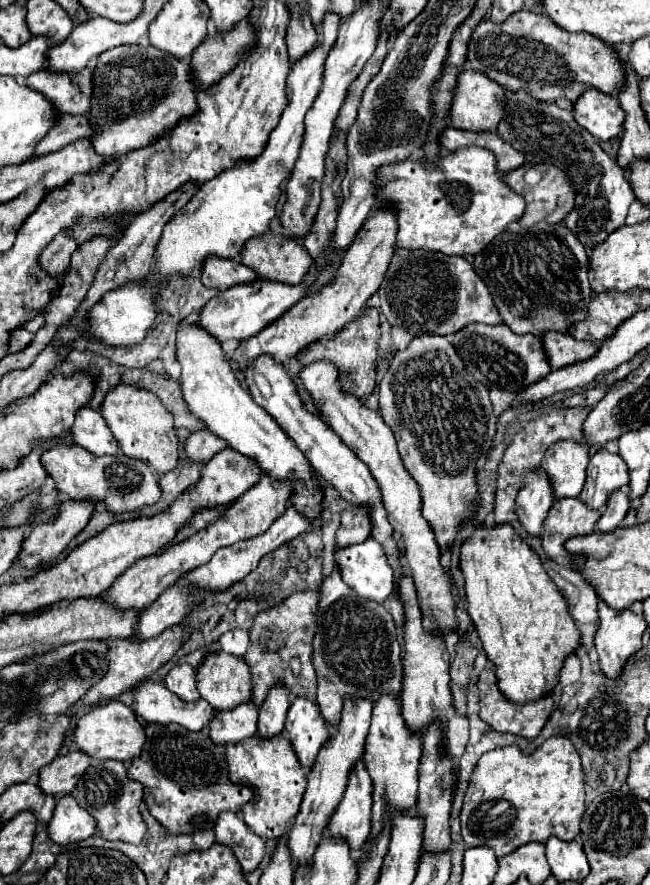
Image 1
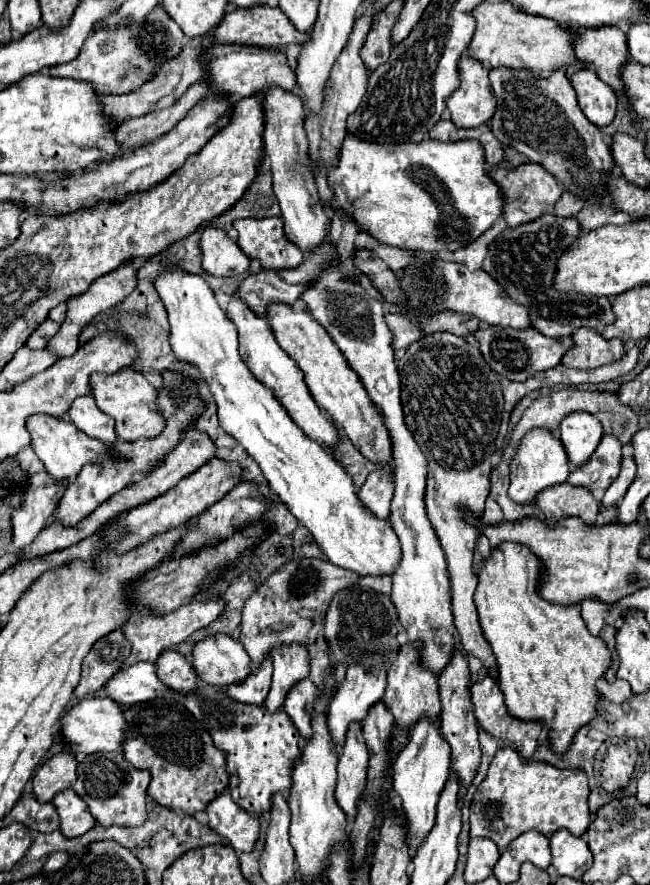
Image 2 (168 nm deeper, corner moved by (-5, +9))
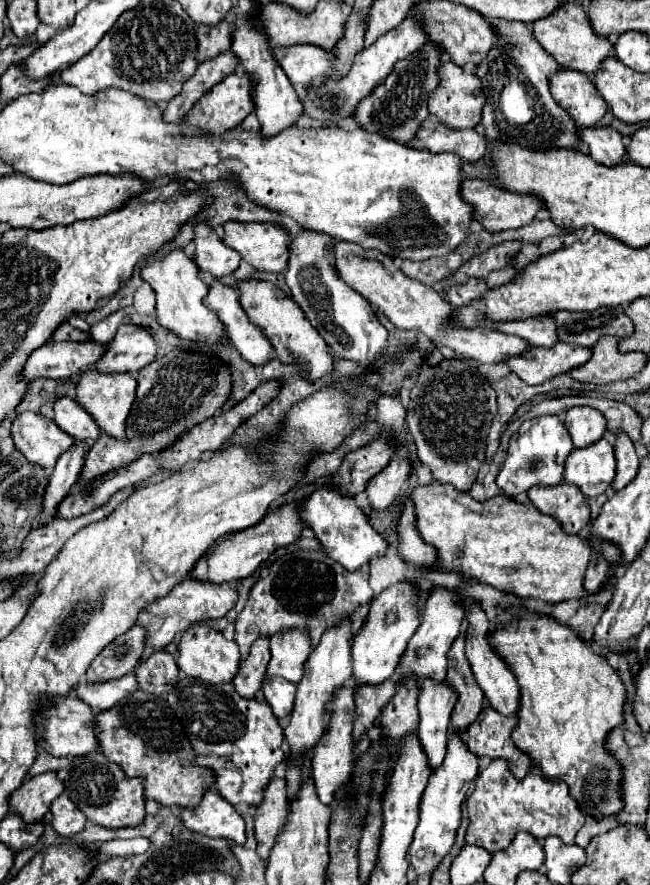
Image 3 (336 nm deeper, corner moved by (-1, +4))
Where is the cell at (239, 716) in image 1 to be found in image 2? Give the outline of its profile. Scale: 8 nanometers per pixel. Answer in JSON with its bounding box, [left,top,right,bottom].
[225,658,271,706]

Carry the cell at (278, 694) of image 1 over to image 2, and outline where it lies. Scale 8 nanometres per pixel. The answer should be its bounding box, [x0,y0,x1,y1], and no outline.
[265,644,309,712]

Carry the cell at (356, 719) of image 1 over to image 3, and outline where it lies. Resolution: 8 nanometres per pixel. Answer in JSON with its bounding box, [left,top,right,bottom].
[353,581,419,685]

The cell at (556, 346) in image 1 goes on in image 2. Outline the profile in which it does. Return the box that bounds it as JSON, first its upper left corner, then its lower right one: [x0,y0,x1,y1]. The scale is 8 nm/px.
[561,330,623,370]

